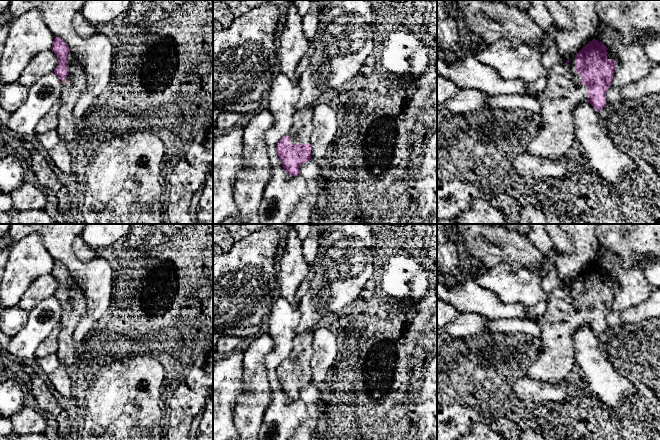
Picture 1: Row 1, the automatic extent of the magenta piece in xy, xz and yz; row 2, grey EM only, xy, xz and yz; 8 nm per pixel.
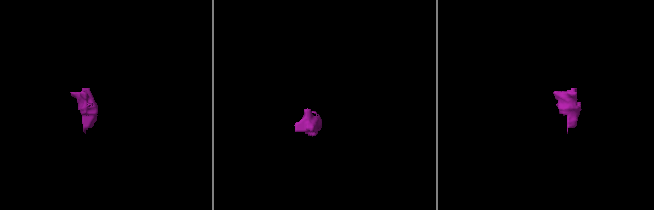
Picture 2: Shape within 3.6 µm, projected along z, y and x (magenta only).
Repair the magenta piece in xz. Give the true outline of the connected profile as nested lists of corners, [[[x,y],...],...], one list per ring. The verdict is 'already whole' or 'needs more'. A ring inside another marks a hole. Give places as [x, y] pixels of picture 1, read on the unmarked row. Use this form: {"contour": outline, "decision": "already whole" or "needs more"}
{"contour": [[[314,329],[296,335],[289,356],[277,367],[276,375],[284,394],[291,400],[300,399],[300,390],[311,383],[311,358],[313,356]]], "decision": "needs more"}

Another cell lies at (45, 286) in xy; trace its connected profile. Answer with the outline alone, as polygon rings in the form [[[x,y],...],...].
[[[51,273],[42,275],[31,283],[18,306],[26,312],[30,312],[43,300],[54,297],[57,289],[58,282]]]

